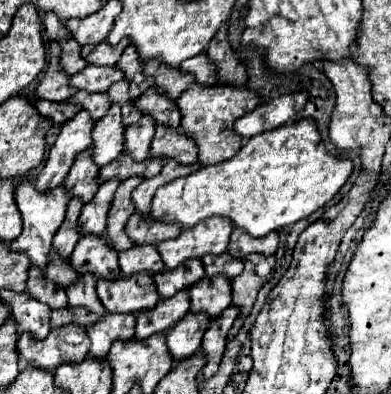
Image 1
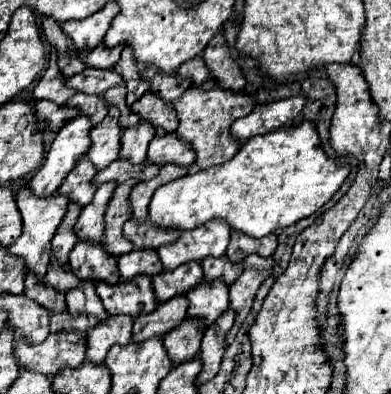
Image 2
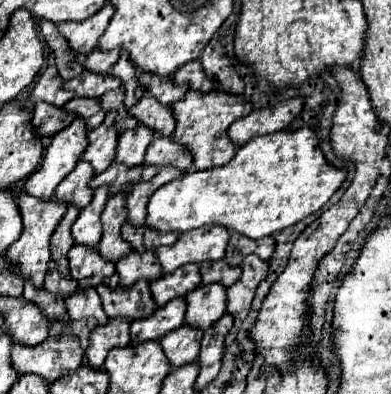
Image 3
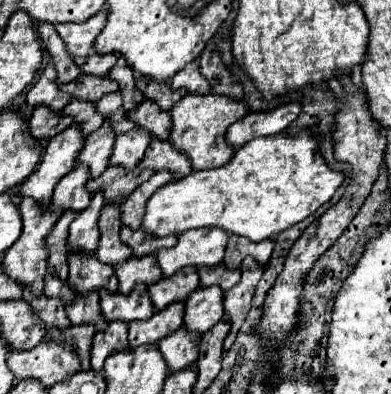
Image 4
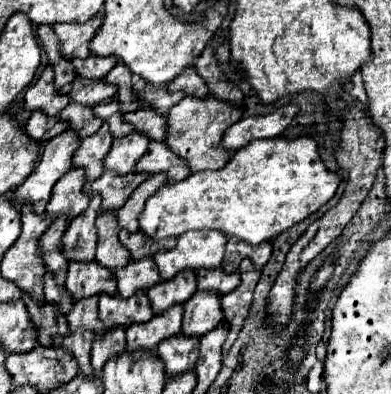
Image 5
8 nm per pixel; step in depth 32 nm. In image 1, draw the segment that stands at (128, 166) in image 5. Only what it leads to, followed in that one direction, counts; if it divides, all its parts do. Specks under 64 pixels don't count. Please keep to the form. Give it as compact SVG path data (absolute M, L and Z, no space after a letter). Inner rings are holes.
M142 116L136 124L130 124L126 128L126 144L124 144L126 150L124 152L132 154L136 160L146 160L154 130L156 130L156 120L152 120L152 116Z

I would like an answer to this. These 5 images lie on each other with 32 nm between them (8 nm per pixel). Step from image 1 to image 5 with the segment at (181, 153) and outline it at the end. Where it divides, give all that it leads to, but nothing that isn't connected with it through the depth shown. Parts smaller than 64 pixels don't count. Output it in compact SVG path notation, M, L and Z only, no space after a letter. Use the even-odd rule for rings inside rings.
M150 140L148 152L140 158L140 162L136 164L136 170L146 170L148 174L158 174L158 172L166 172L168 174L168 184L180 182L190 174L188 164L184 164L184 160L180 160L180 156L176 156L164 142L156 144L154 140Z

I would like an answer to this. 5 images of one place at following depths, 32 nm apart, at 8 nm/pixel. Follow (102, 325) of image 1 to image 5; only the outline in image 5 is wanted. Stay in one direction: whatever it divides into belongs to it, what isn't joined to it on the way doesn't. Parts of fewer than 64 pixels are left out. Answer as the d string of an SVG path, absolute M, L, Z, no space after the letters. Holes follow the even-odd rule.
M112 328L112 332L104 332L94 338L92 346L92 368L100 374L104 362L112 356L126 352L126 328Z

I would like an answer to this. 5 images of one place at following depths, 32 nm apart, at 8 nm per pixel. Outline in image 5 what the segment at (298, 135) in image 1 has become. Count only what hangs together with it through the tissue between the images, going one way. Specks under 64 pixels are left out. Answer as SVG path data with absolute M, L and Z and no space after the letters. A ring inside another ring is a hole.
M298 136L296 140L286 138L260 138L250 142L248 146L236 150L232 160L220 168L220 170L204 170L204 172L192 172L184 182L180 184L166 184L156 194L152 194L146 202L146 208L140 216L140 230L154 238L168 238L168 236L180 236L188 230L202 230L212 228L220 230L226 236L236 236L246 240L248 244L260 244L266 240L274 240L280 232L288 230L290 226L302 222L310 214L314 214L322 204L326 204L342 178L334 172L330 172L324 162L320 160L320 154L316 150L316 142L308 136Z

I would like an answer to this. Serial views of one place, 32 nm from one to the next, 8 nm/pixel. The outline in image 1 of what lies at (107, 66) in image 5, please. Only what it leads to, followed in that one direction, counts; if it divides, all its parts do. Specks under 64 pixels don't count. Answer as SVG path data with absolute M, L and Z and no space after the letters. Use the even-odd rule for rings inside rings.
M122 38L116 46L108 44L108 42L104 40L104 42L100 42L100 44L92 44L92 46L84 48L84 58L86 58L90 64L114 66L114 64L120 60L120 56L122 56L122 52L124 52L124 48L126 48L128 44L130 44L130 38Z

